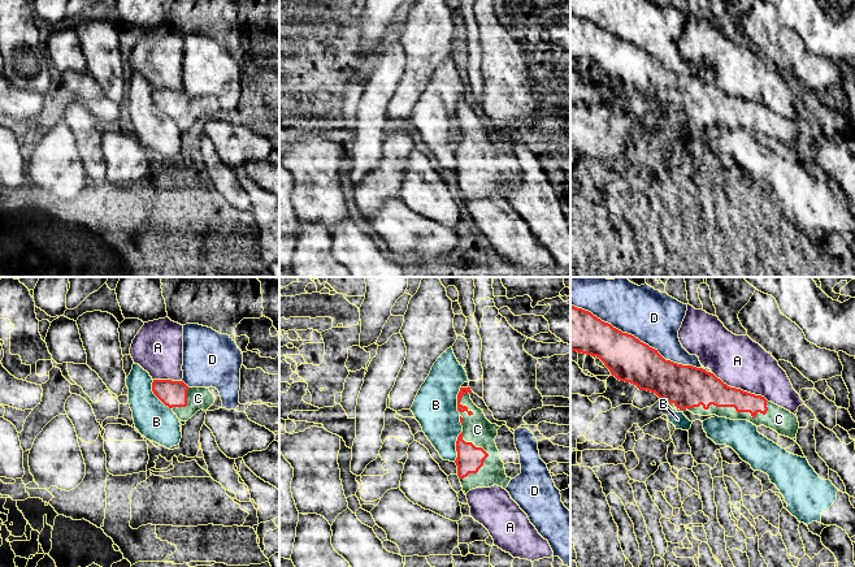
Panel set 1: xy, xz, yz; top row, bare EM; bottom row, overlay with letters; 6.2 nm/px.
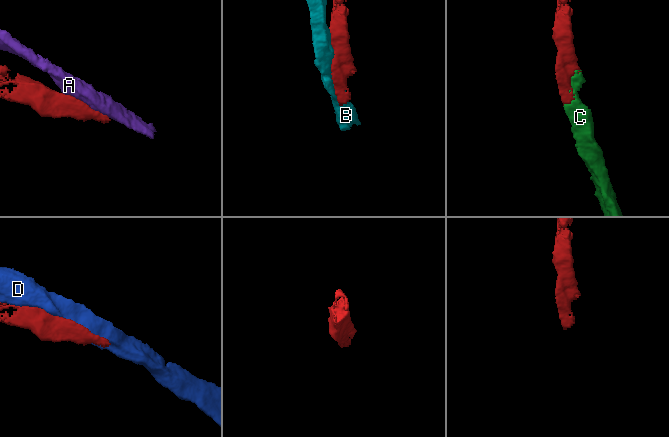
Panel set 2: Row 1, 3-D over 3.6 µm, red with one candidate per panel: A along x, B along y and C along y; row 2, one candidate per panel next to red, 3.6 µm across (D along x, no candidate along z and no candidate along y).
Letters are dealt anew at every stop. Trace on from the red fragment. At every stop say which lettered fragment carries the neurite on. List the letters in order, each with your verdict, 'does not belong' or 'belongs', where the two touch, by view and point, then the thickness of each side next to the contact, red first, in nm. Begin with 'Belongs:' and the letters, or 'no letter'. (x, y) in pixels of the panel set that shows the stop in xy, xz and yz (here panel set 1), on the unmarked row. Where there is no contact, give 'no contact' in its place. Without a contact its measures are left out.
Belongs: C
A: does not belong | yz (740, 98) | 220/320 nm
B: does not belong | xy (156, 104) | 160/240 nm
C: belongs | yz (728, 115) | 240/80 nm
D: does not belong | yz (639, 50) | 280/320 nm

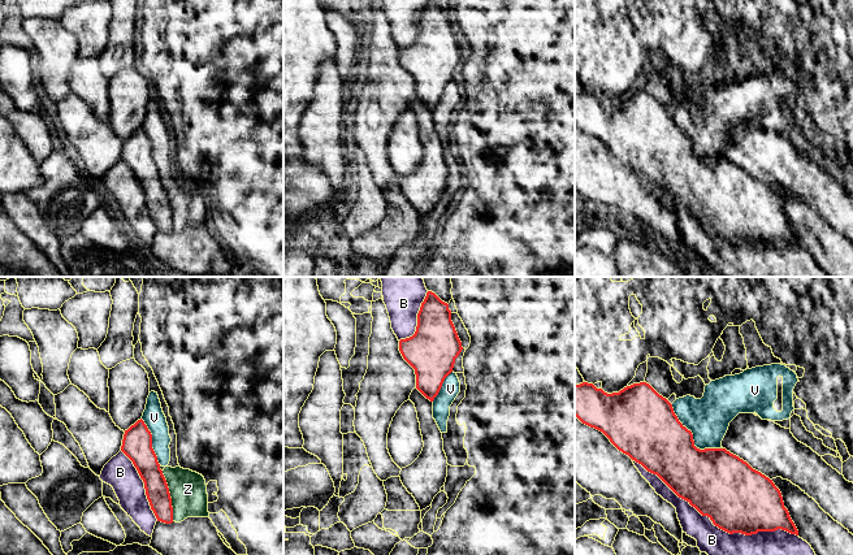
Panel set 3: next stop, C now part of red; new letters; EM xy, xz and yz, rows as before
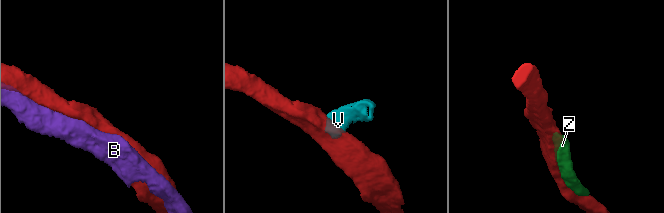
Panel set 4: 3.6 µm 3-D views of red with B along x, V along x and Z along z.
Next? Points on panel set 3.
Belongs: no letter
B: does not belong | yz (715, 234) | 420/280 nm
V: does not belong | yz (692, 147) | 380/260 nm
Z: does not belong | xy (169, 204) | 140/220 nm

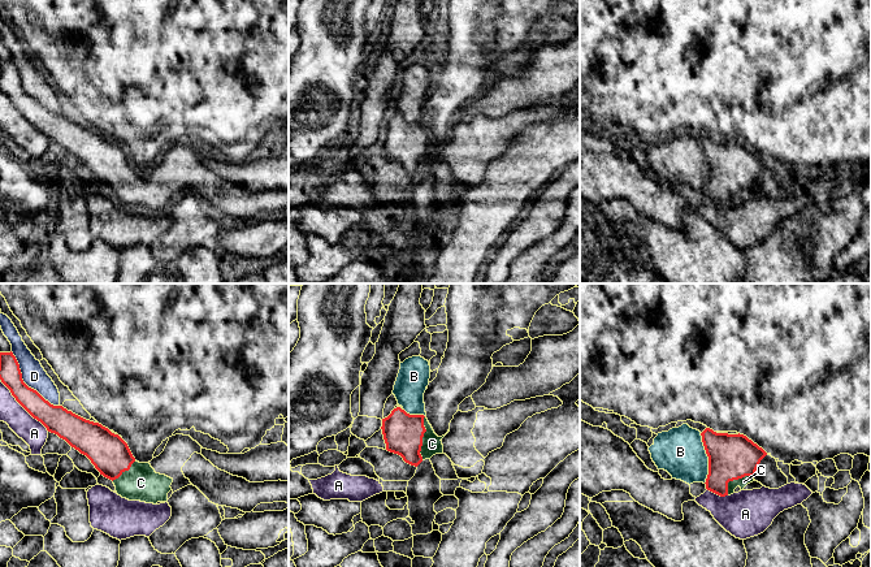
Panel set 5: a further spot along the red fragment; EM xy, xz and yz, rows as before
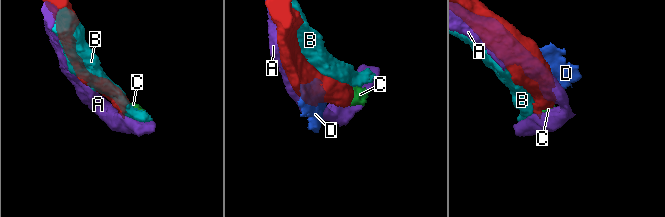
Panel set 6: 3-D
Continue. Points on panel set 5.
Belongs: C
A: does not belong | xy (22, 115) | 170/160 nm
B: does not belong | yz (709, 167) | 280/300 nm
C: belongs | xz (421, 147) | 240/120 nm
D: does not belong | xy (25, 92) | 140/150 nm

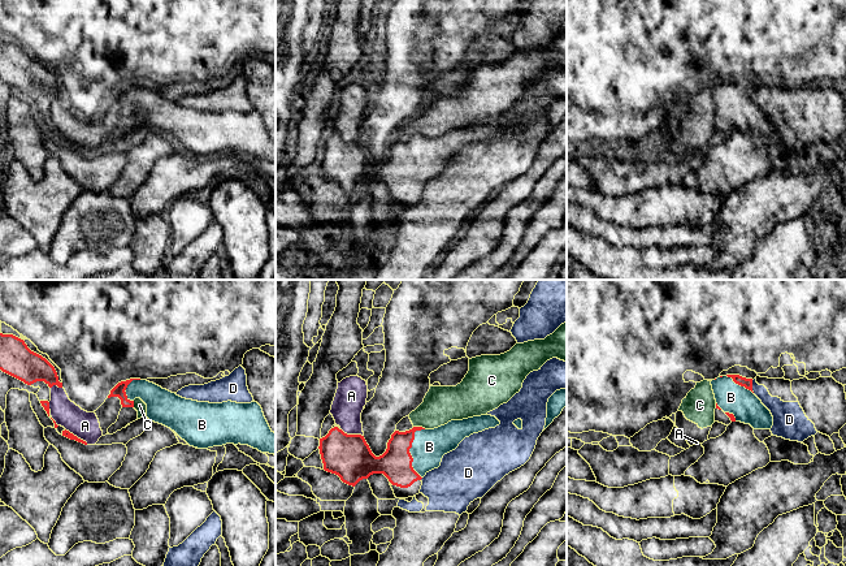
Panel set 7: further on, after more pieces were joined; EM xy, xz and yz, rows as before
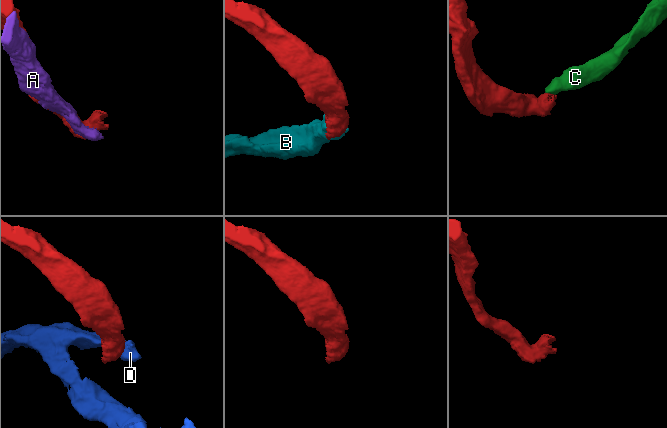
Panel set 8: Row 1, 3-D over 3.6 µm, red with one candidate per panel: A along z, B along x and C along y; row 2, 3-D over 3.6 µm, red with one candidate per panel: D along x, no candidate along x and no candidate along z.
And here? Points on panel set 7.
Belongs: B
A: does not belong | xy (76, 145) | 50/170 nm
B: belongs | xz (408, 159) | 200/200 nm
C: does not belong | xz (420, 135) | 180/220 nm
D: does not belong | yz (751, 95) | 60/140 nm

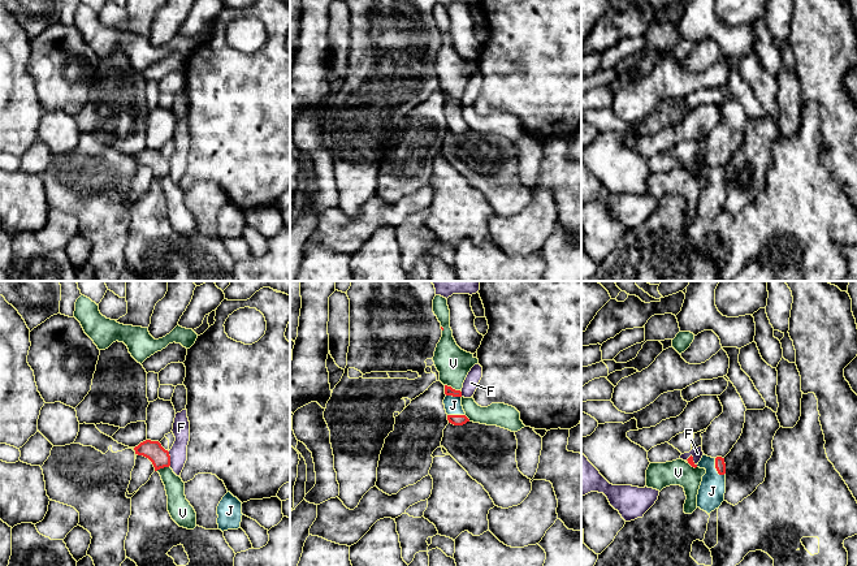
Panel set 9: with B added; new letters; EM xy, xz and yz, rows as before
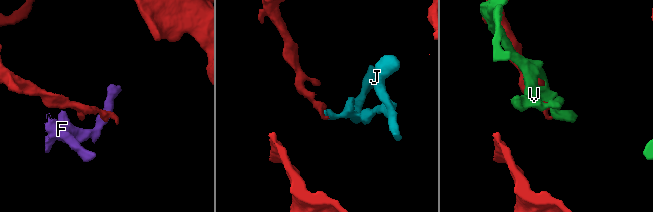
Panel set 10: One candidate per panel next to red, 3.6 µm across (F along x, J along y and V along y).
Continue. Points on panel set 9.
Belongs: J
F: does not belong | xy (169, 167) | 120/110 nm
J: belongs | yz (717, 177) | 60/160 nm
V: does not belong | xz (451, 96) | 60/200 nm

